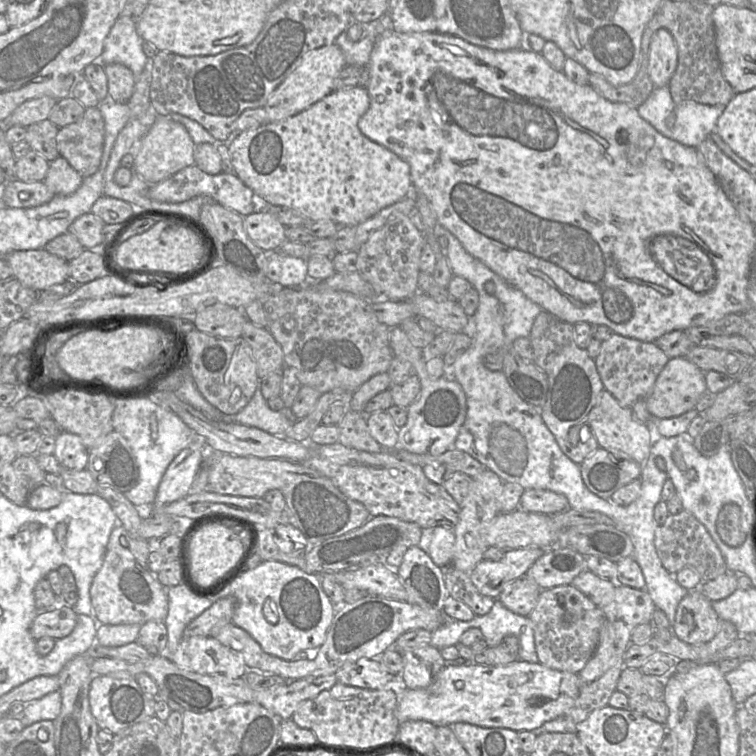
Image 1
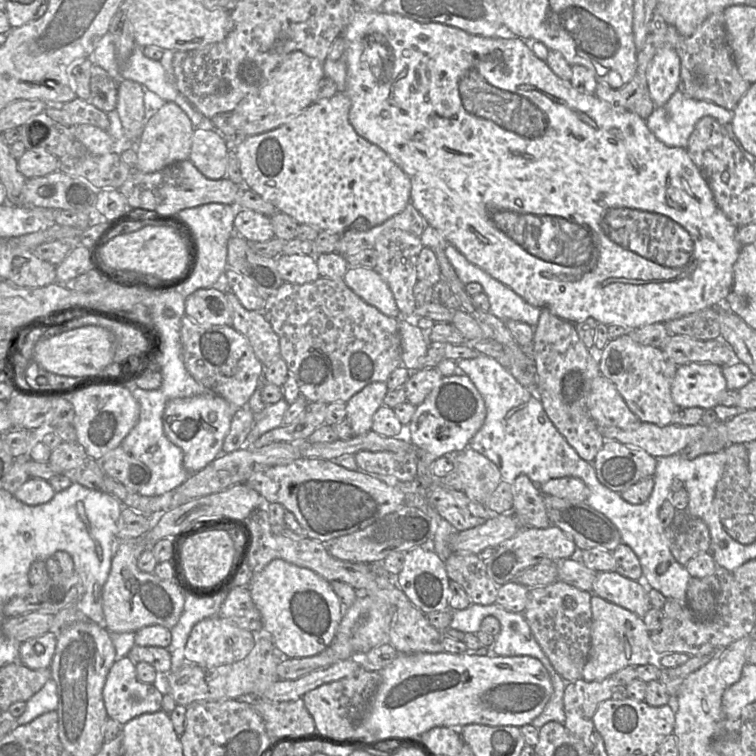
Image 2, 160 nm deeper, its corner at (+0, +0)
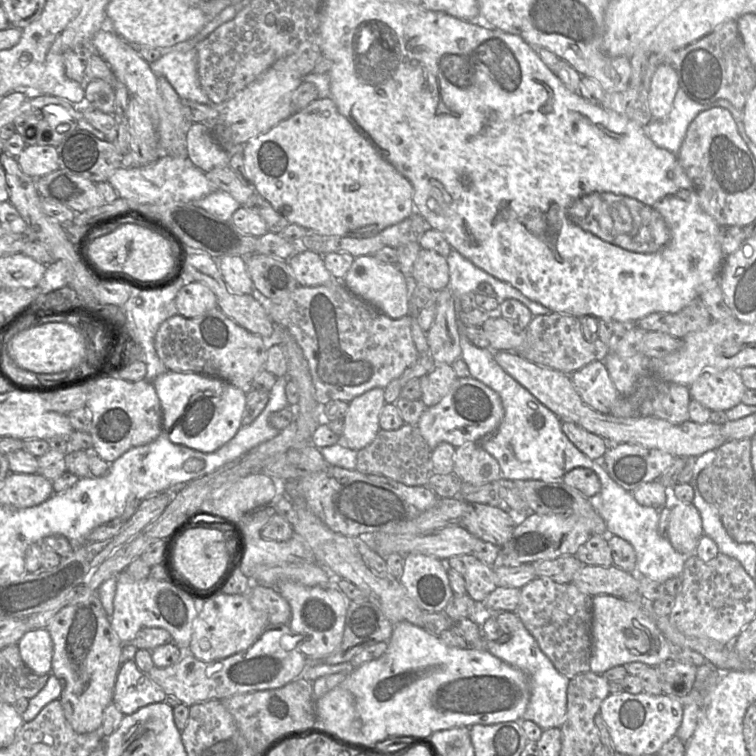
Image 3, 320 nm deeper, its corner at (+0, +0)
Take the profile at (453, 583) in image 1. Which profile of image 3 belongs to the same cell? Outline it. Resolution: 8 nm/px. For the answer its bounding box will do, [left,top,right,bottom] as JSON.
[445,554,497,603]

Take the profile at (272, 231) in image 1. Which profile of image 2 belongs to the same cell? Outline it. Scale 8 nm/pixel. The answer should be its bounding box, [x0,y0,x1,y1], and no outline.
[234,209,275,242]

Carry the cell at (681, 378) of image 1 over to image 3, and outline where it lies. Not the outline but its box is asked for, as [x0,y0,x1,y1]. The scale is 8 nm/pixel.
[689,370,747,411]

